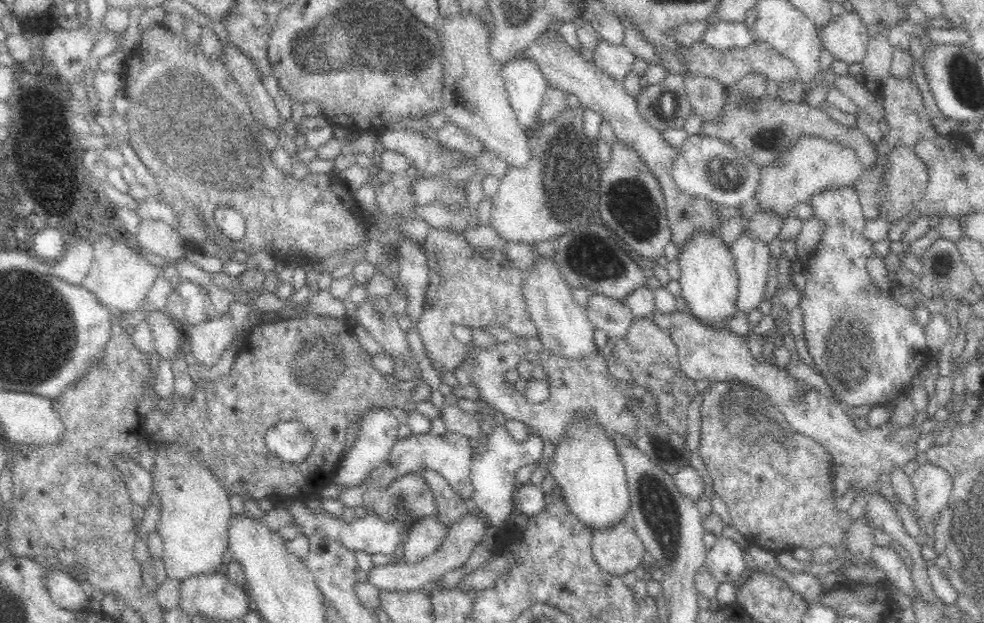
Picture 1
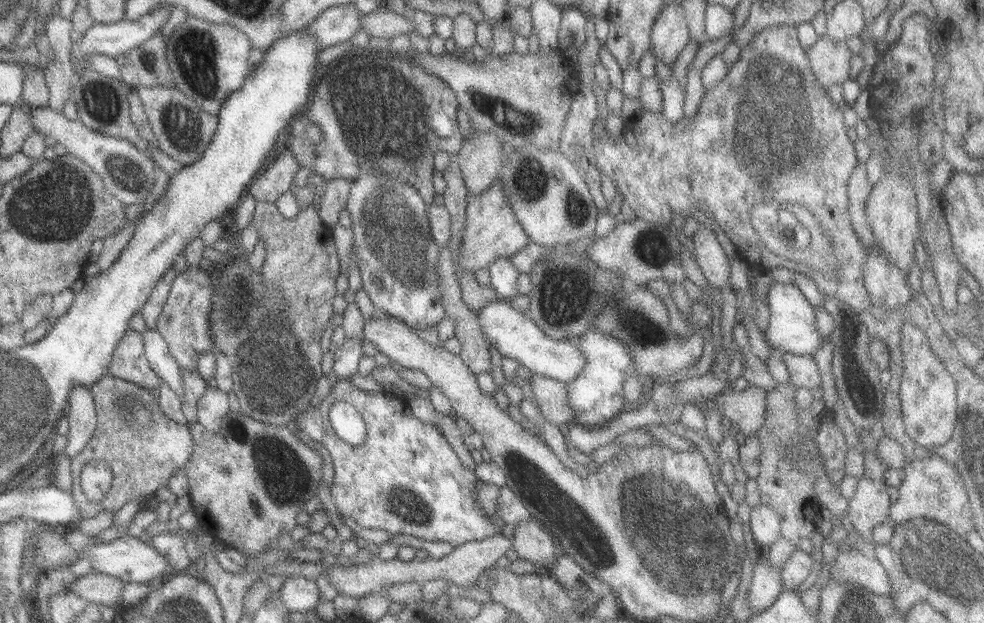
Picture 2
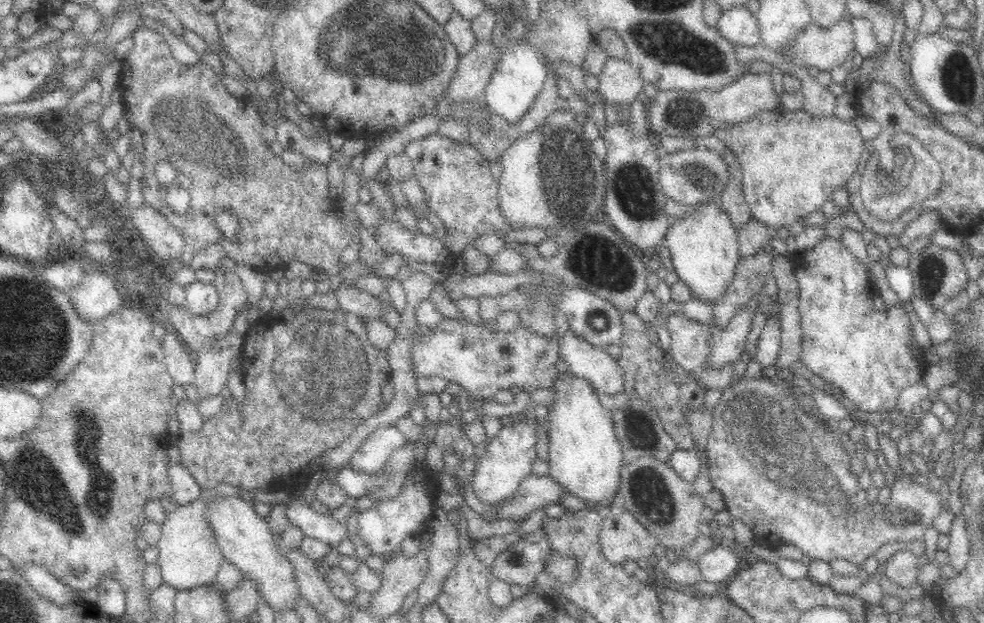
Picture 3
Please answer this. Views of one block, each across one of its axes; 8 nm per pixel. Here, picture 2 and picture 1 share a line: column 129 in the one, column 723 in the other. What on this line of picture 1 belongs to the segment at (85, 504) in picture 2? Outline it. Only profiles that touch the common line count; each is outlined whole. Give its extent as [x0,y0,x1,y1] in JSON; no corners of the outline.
[698,382,856,555]

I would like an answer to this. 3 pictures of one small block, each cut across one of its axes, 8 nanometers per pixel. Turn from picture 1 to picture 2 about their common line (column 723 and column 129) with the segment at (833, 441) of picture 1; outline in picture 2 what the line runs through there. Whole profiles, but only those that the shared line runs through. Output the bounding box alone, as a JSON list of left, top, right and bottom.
[105,329,158,390]

